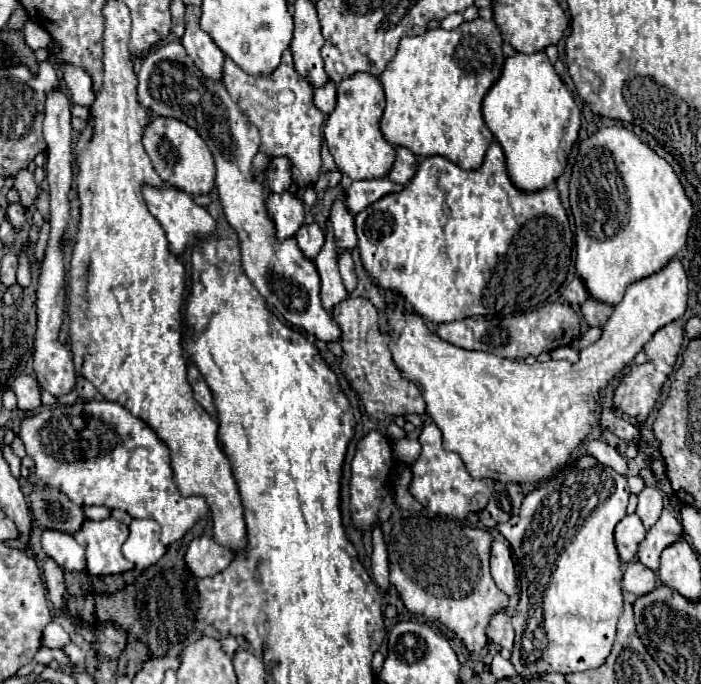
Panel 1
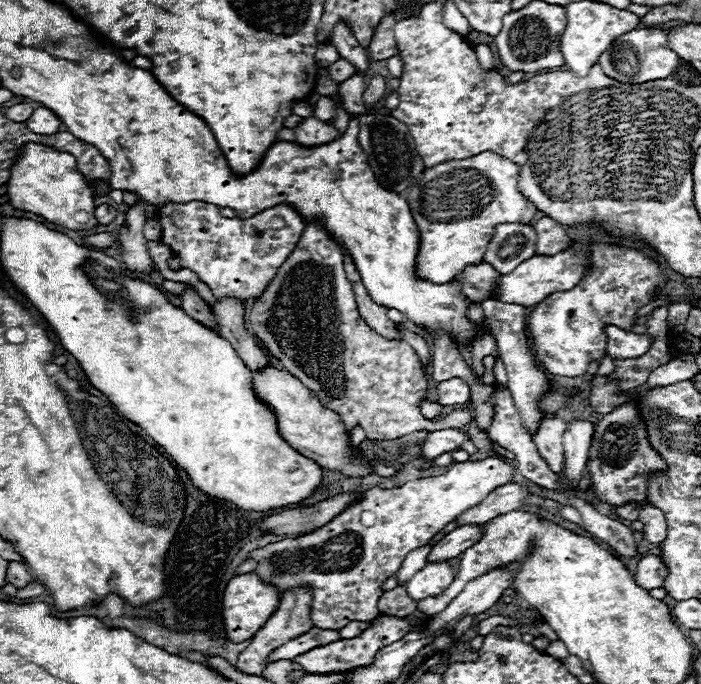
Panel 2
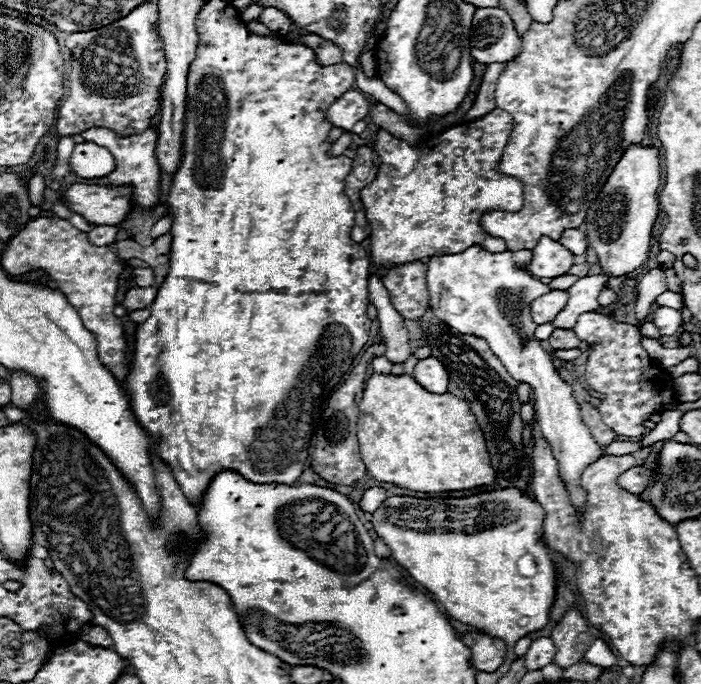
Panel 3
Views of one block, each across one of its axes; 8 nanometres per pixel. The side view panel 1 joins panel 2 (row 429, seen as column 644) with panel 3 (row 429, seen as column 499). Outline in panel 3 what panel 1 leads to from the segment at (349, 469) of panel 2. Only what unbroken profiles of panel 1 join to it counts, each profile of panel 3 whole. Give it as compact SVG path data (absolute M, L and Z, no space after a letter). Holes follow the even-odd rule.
M372 372L366 380L360 400L358 416L358 446L360 458L372 478L390 482L400 488L416 492L448 492L470 490L478 486L494 486L494 470L490 466L490 454L484 432L476 422L470 406L454 394L430 394L408 374L378 374Z

